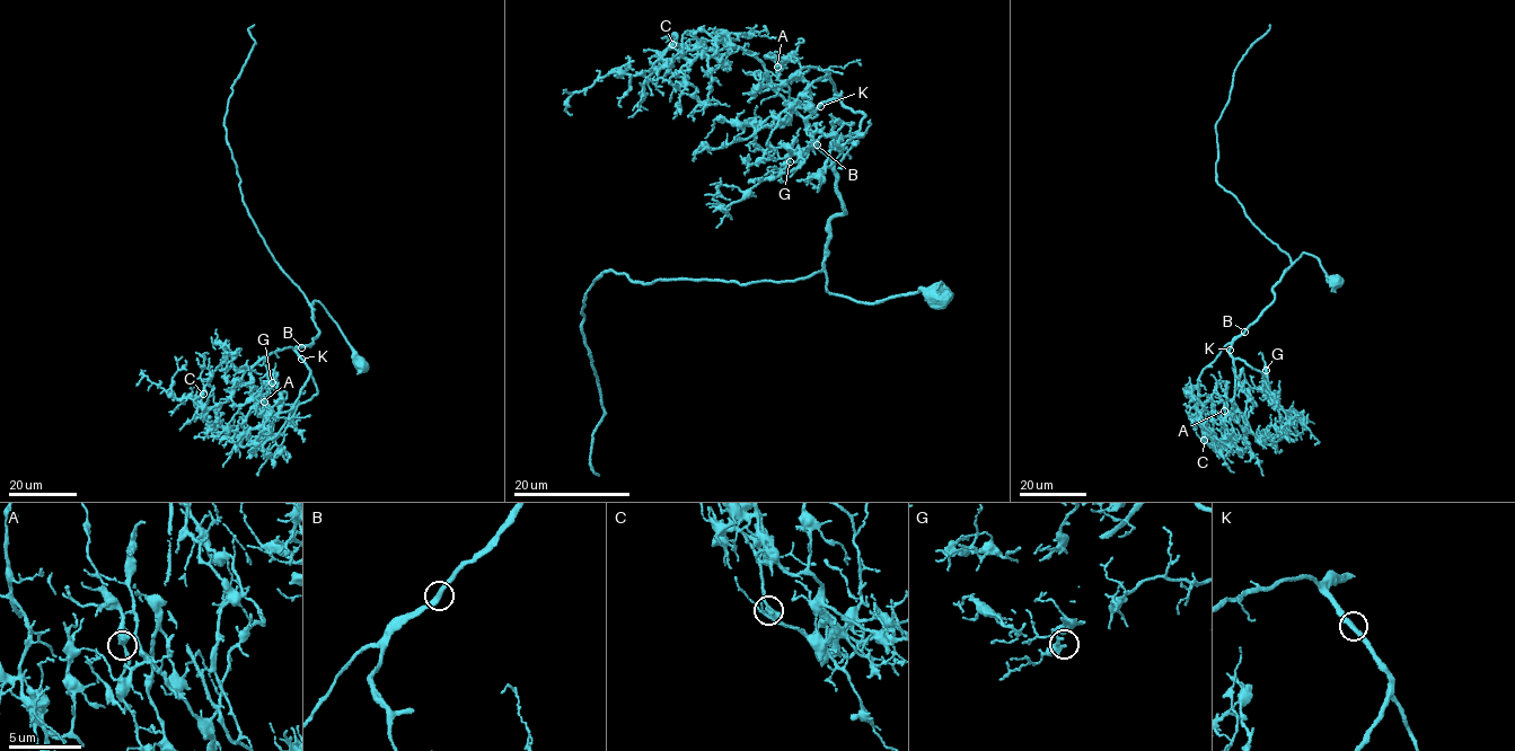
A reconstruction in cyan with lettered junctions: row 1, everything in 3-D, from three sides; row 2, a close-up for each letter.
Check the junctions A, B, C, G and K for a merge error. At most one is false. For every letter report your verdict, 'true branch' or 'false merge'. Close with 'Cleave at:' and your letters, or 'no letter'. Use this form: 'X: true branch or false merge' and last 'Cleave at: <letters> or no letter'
A: true branch
B: true branch
C: true branch
G: true branch
K: true branch
Cleave at: no letter

